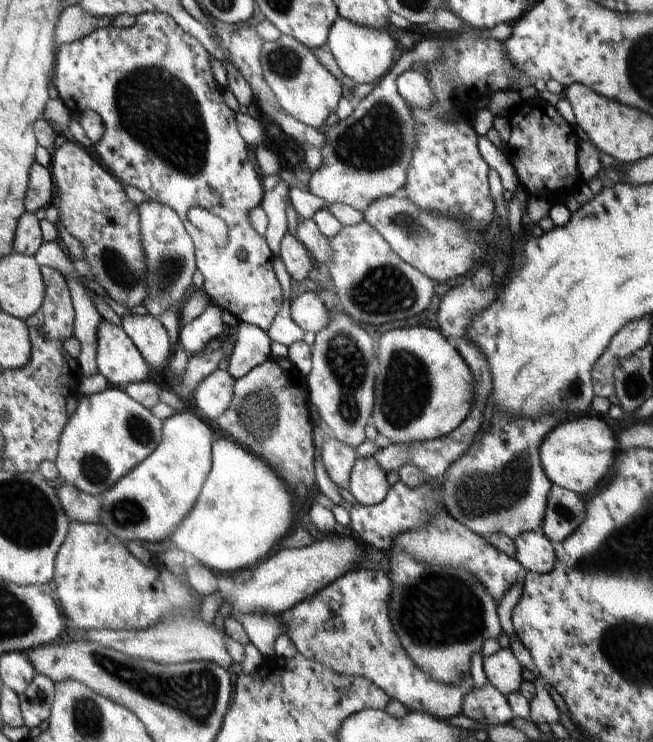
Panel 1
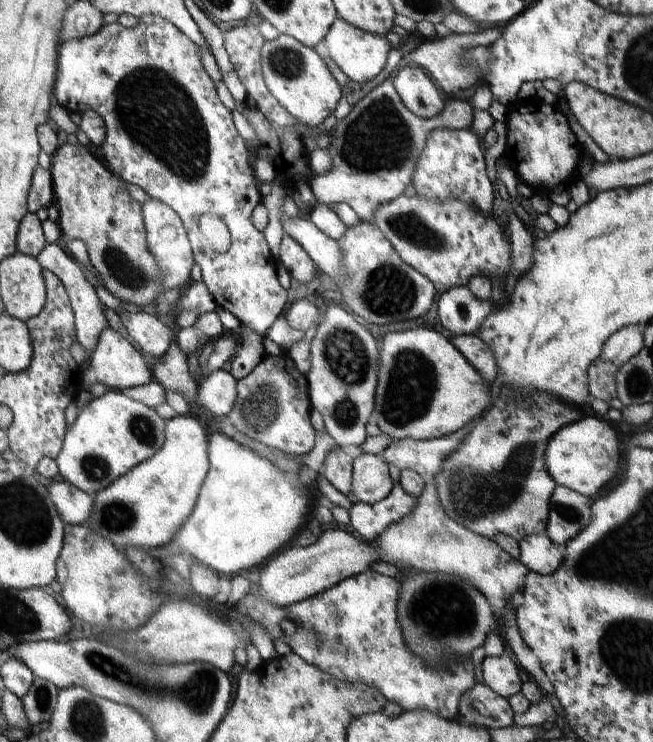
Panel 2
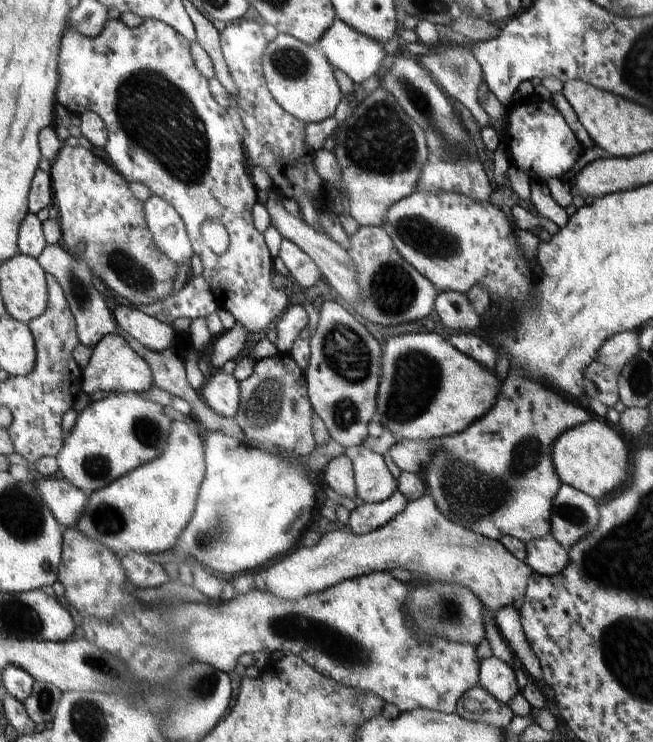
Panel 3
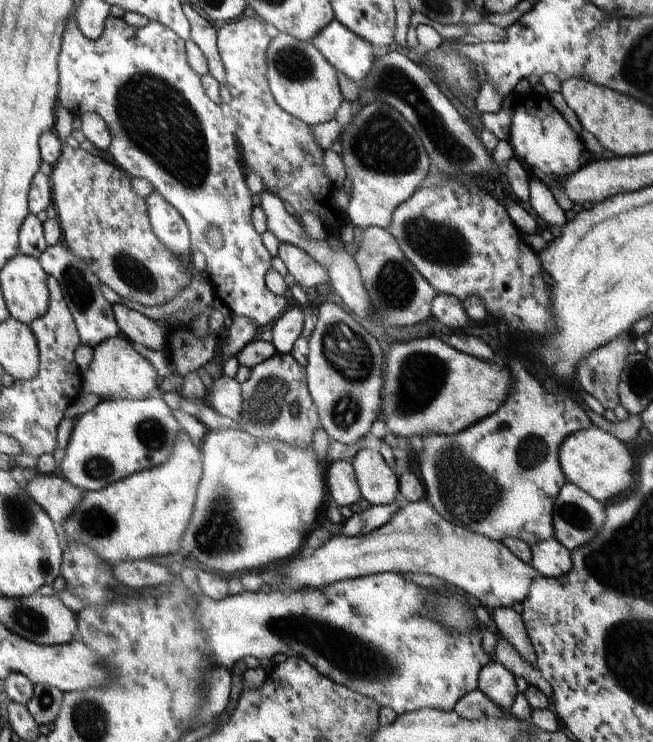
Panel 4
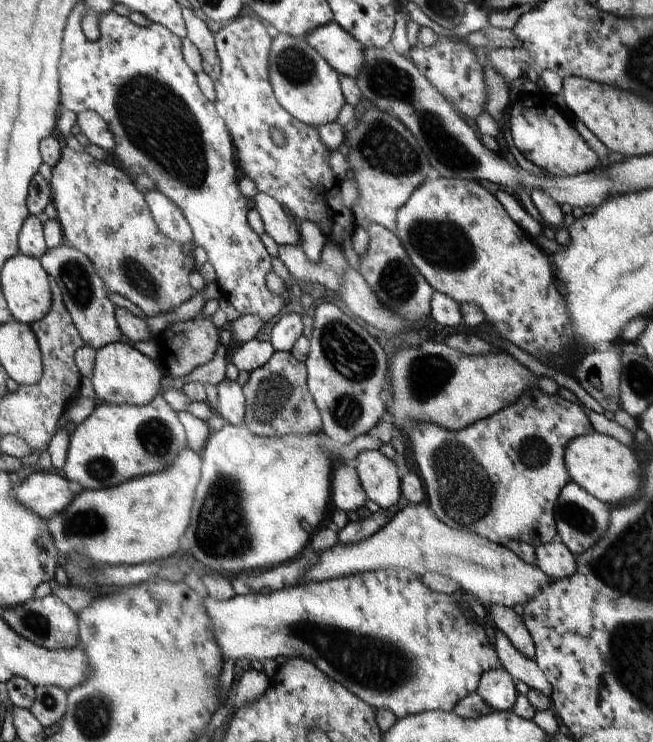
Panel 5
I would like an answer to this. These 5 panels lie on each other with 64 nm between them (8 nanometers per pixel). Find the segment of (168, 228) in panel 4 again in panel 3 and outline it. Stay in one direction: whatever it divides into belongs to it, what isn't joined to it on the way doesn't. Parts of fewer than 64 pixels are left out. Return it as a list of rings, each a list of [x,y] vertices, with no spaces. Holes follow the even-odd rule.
[[[151,195],[143,202],[145,221],[157,249],[173,265],[190,264],[193,248],[182,217],[159,196]]]

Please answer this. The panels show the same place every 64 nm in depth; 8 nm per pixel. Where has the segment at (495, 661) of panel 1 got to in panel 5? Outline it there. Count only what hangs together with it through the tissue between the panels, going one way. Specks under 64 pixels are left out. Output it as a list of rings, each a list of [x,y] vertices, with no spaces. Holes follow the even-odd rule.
[[[492,668],[484,672],[476,693],[492,710],[502,712],[511,711],[519,695],[515,689],[515,680],[504,668]]]

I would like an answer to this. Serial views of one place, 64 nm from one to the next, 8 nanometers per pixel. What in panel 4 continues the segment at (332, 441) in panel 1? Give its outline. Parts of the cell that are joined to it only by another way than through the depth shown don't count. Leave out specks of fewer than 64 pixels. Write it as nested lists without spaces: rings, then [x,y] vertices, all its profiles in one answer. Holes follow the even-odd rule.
[[[346,461],[326,463],[325,481],[327,492],[337,506],[358,505],[362,500],[353,466]]]

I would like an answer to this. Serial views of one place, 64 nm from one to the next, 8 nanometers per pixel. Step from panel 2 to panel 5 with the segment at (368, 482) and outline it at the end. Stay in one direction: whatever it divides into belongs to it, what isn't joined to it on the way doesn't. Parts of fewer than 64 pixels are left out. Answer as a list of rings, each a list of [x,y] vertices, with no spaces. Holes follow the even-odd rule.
[[[379,450],[362,451],[353,465],[367,497],[382,510],[392,508],[400,500],[401,478],[392,459]]]

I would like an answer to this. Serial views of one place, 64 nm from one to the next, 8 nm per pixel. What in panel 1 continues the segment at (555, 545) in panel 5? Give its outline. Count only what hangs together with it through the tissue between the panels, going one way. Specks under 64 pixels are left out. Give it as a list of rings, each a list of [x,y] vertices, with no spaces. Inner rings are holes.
[[[526,531],[514,540],[516,559],[527,571],[544,574],[554,568],[560,550],[556,550],[543,532]]]

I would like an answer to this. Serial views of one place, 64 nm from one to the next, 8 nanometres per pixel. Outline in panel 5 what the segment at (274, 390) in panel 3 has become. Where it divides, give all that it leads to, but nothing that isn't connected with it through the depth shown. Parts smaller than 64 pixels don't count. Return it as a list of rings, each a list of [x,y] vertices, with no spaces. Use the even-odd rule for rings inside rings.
[[[275,350],[264,366],[250,373],[242,390],[246,403],[242,426],[252,434],[275,437],[322,432],[321,414],[307,385],[307,368],[291,352]]]

